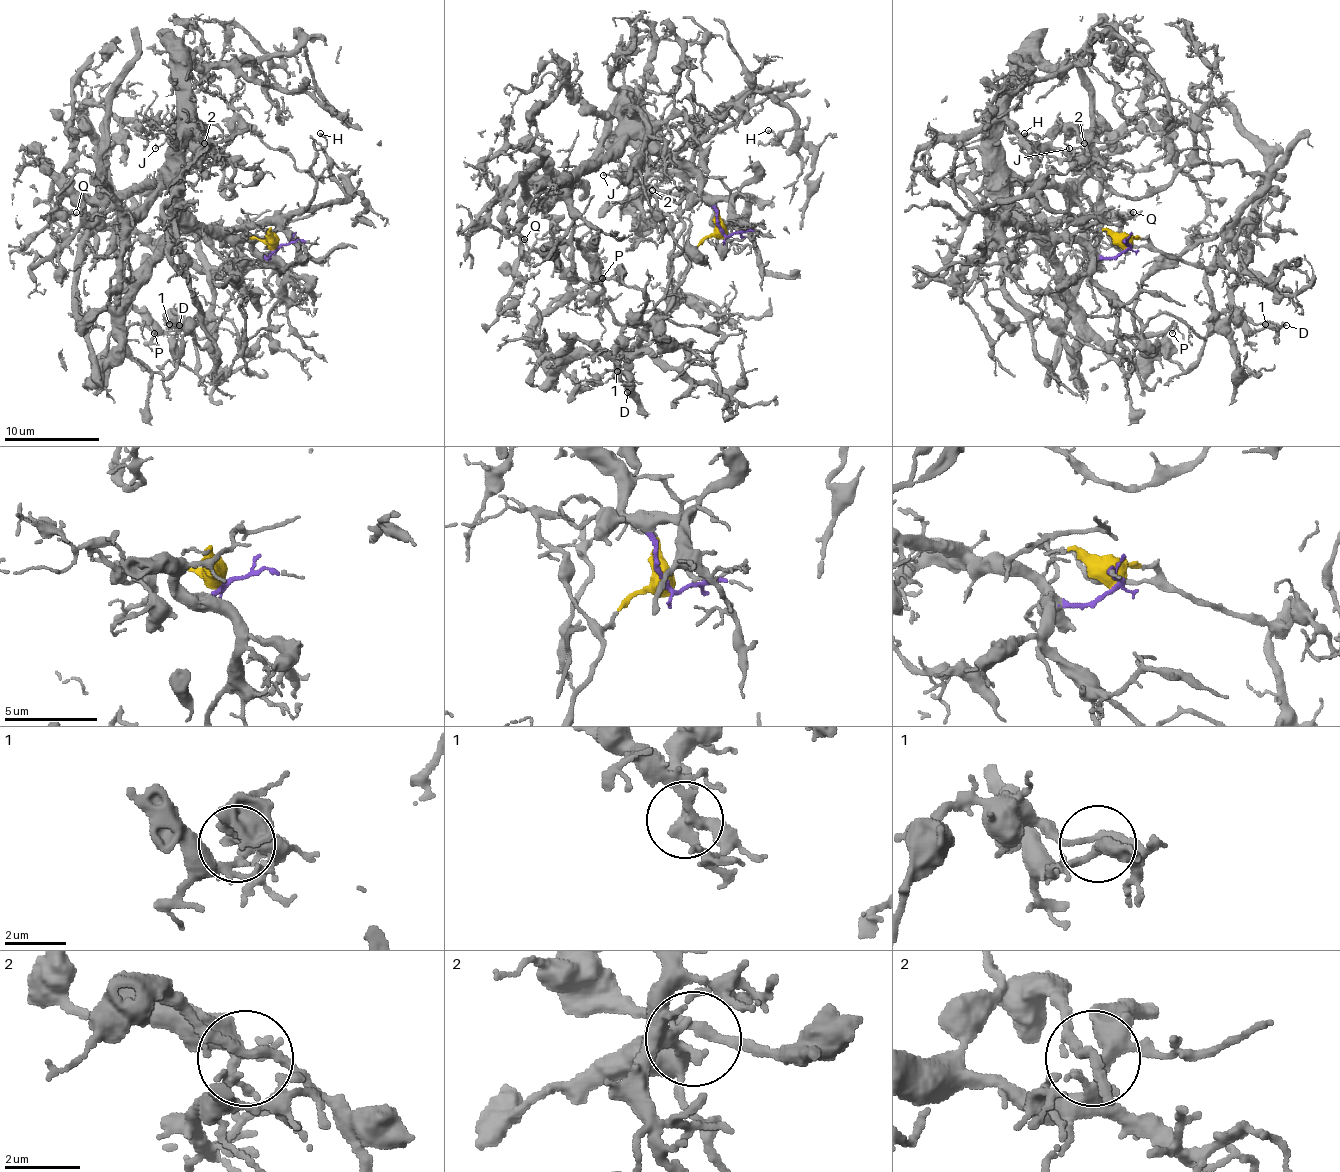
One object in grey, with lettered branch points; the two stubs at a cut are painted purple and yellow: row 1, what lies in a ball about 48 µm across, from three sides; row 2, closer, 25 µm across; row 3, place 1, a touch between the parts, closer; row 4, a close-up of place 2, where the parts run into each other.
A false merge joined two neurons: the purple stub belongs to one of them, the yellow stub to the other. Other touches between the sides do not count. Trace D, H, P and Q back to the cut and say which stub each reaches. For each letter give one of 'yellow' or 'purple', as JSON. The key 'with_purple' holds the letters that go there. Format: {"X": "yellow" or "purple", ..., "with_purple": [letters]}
{"D": "yellow", "H": "purple", "P": "purple", "Q": "purple", "with_purple": ["H", "P", "Q"]}

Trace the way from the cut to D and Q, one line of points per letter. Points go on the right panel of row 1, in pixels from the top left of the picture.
D: (1127, 248), (1144, 238), (1184, 262), (1198, 262), (1208, 274), (1215, 320), (1227, 312), (1256, 324), (1287, 324)
Q: (1127, 248), (1101, 258), (1089, 246), (1051, 238), (1005, 191), (1058, 186), (1101, 210), (1134, 212)

